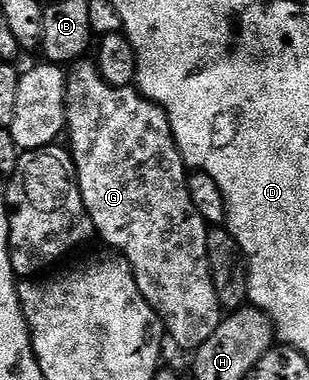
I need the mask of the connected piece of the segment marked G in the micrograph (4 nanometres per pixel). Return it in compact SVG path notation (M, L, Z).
M78 60L68 67L65 79L65 125L67 127L67 139L69 138L67 149L73 156L73 167L77 169L77 187L83 196L85 213L93 222L94 231L99 235L99 238L101 234L102 240L107 245L114 246L117 249L114 251L129 263L137 281L139 292L153 305L154 312L163 319L163 326L168 337L170 334L181 346L196 348L203 345L221 327L223 321L223 307L215 292L215 284L209 271L207 240L209 239L210 227L202 214L195 208L195 204L191 204L187 185L187 163L182 158L181 151L177 148L177 142L169 127L169 118L164 110L156 102L149 101L140 90L133 86L111 86L104 82L92 61Z

